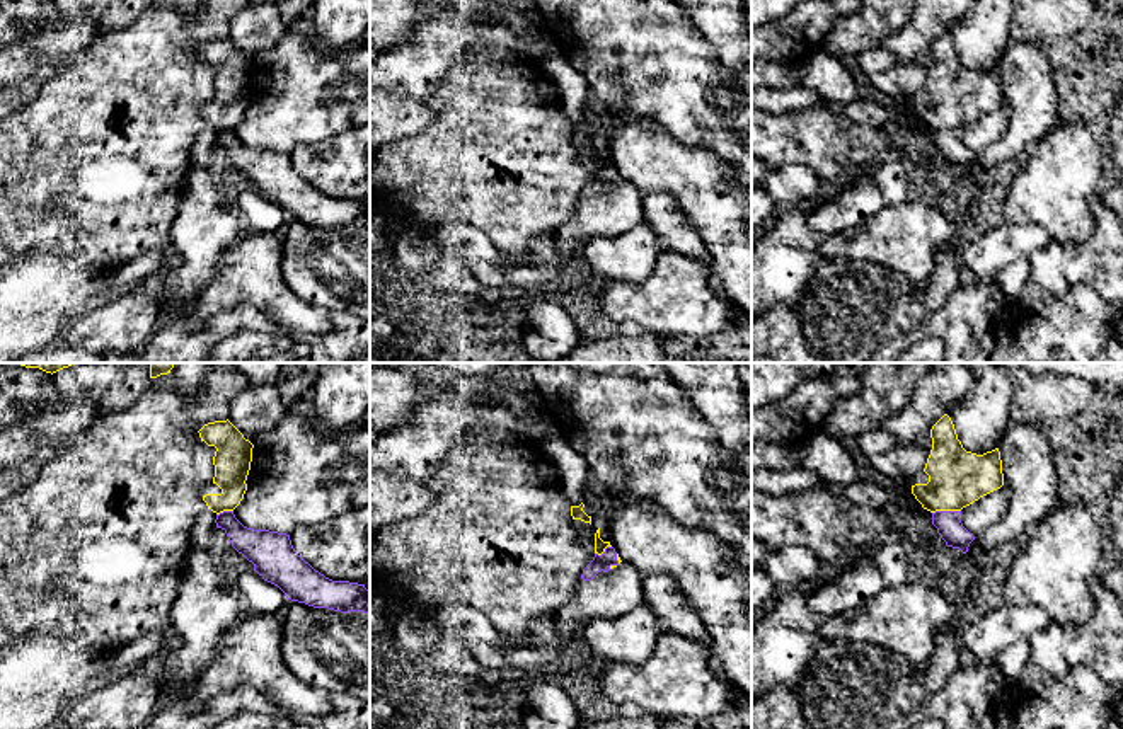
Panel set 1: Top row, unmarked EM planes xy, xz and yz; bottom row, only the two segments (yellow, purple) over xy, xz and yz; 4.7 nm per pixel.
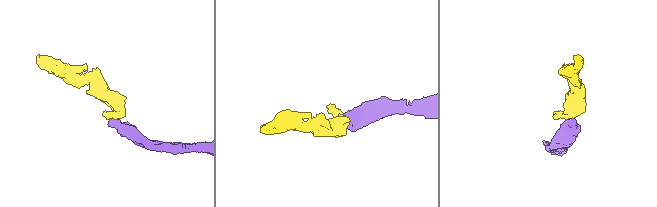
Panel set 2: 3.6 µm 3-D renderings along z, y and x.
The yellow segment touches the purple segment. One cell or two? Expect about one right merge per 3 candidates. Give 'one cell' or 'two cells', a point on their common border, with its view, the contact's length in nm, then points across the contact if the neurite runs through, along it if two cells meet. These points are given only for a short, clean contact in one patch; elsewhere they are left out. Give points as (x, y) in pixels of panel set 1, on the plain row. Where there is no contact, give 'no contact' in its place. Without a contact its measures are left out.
two cells; contact yz (946, 128); length 140 nm; border yz (960, 128), (936, 128), (932, 132)

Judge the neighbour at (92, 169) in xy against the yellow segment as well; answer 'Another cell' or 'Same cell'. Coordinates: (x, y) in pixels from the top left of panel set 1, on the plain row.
Another cell

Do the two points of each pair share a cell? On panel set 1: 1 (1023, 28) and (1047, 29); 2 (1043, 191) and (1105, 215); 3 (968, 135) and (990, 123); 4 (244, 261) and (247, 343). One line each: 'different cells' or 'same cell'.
1: same cell
2: different cells
3: same cell
4: different cells

